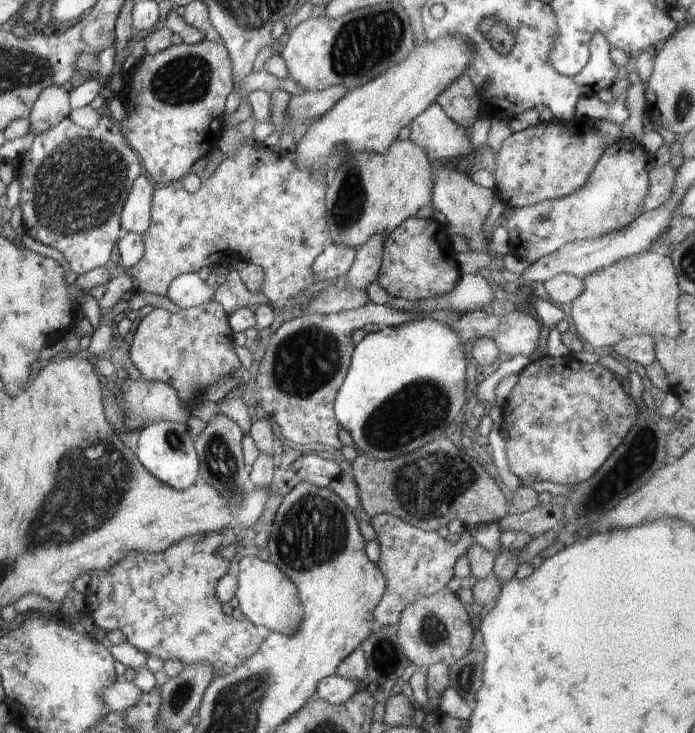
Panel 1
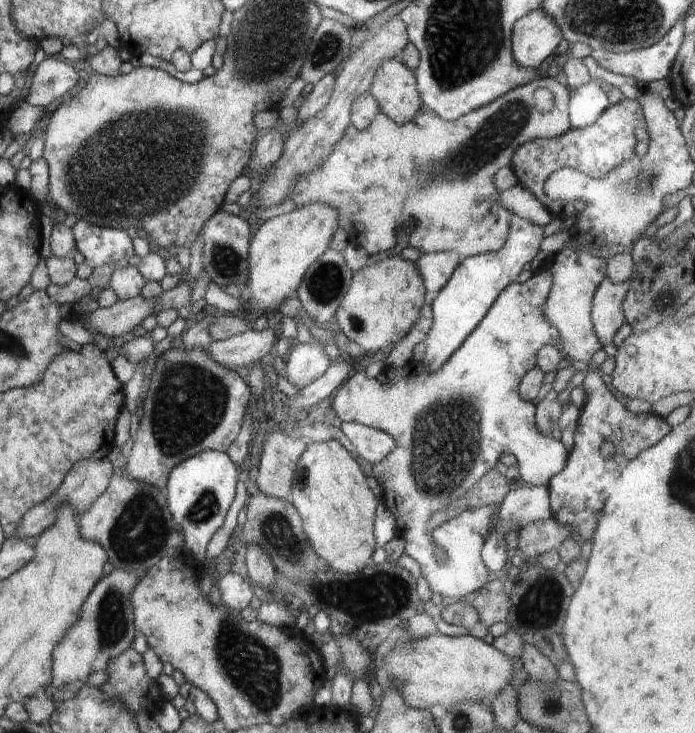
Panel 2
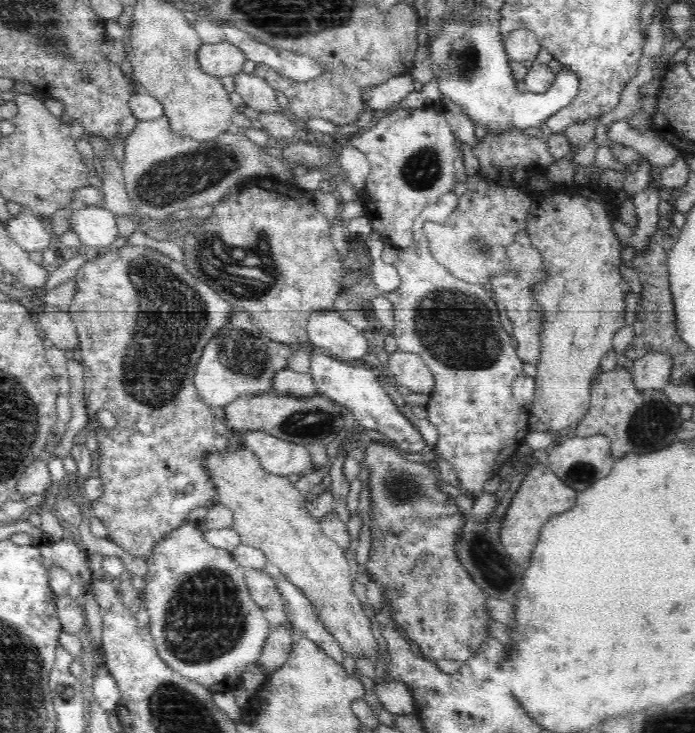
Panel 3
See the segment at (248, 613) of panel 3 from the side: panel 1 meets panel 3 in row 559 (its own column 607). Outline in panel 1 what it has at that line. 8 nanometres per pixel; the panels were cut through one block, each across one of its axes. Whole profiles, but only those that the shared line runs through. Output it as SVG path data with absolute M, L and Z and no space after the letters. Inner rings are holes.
M620 138L614 144L607 145L602 156L596 162L596 166L592 168L586 184L582 188L578 188L576 192L556 200L550 199L536 203L534 206L508 209L505 213L506 224L504 224L504 228L509 232L508 253L526 260L531 265L543 256L556 252L565 244L578 242L578 240L596 240L596 238L604 238L608 234L624 230L630 222L634 222L634 219L642 213L640 204L642 204L642 200L646 200L648 172L654 166L656 166L655 156L644 150L641 143Z

